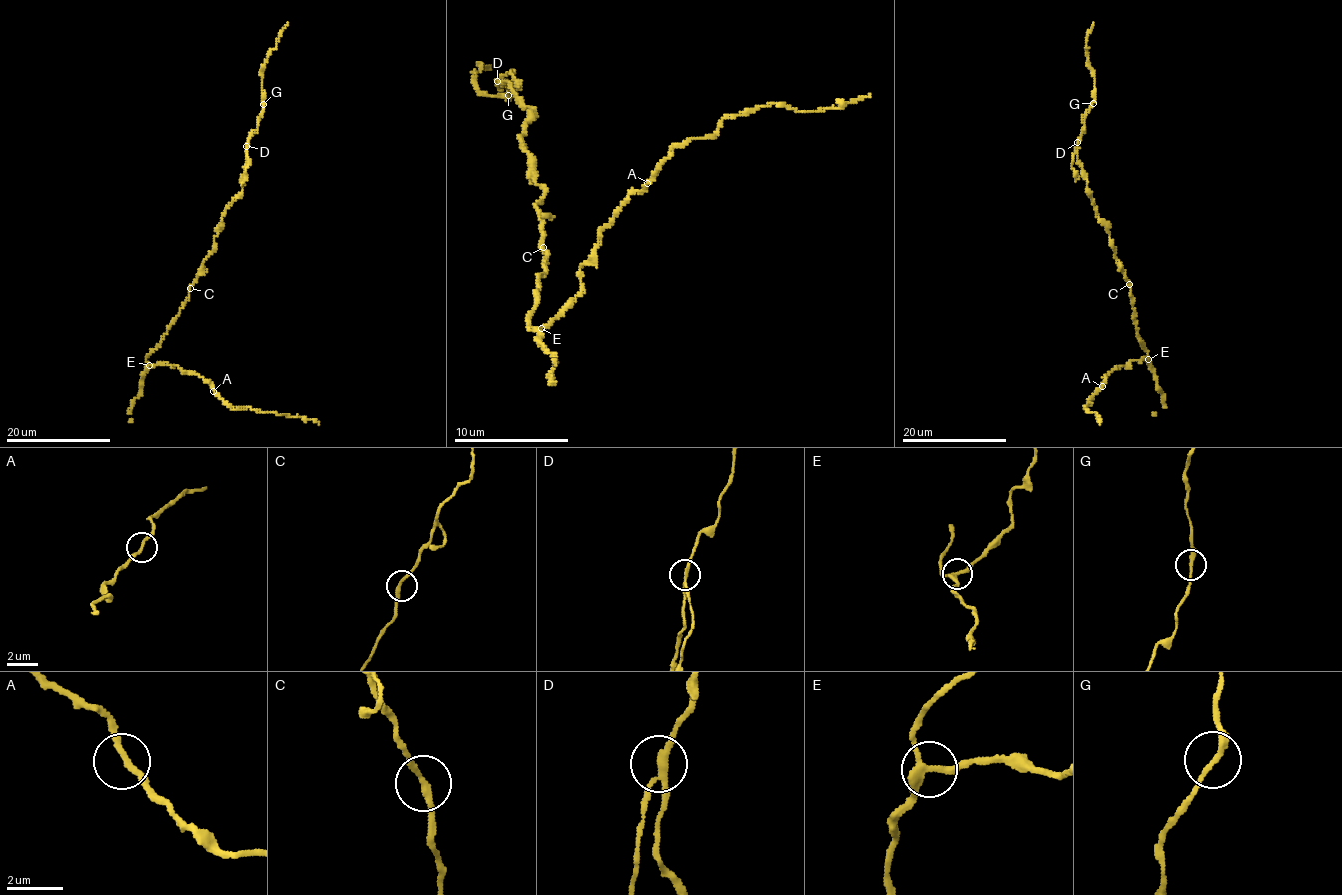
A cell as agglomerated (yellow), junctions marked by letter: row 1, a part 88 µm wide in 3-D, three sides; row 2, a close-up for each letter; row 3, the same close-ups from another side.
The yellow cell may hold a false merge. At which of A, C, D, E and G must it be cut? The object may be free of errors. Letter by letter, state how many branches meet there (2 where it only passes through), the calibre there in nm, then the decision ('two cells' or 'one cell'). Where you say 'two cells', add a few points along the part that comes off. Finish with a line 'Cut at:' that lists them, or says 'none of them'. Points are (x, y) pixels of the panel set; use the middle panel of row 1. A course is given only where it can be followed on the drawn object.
A: 2 | 200 nm | one cell
C: 2 | 220 nm | one cell
D: 3 | 170 nm | two cells | (497, 80), (514, 73), (511, 74), (519, 87)
E: 3 | 280 nm | one cell
G: 2 | 200 nm | one cell
Cut at: D

